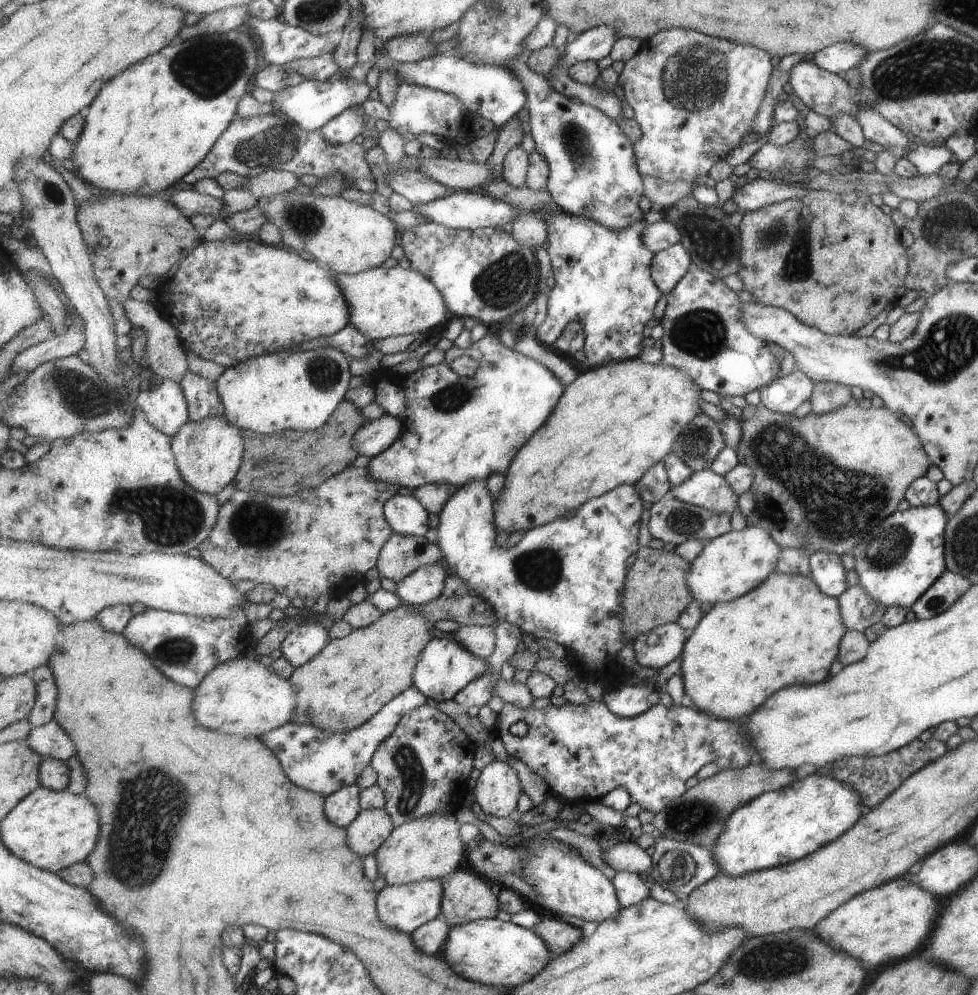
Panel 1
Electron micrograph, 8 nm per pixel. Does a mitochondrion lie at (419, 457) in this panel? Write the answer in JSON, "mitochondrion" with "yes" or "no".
{"mitochondrion":"no"}

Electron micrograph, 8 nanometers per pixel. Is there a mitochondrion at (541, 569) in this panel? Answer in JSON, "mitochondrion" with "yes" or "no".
{"mitochondrion":"yes"}

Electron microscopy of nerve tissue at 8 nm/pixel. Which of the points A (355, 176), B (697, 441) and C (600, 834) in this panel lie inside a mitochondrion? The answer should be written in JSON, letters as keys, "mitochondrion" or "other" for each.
{"A":"other","B":"mitochondrion","C":"other"}

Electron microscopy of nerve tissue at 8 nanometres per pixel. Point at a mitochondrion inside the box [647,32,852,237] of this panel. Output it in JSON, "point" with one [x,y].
{"point":[697,75]}

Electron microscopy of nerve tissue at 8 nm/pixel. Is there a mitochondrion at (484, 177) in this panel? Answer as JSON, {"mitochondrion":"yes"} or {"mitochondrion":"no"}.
{"mitochondrion":"no"}

